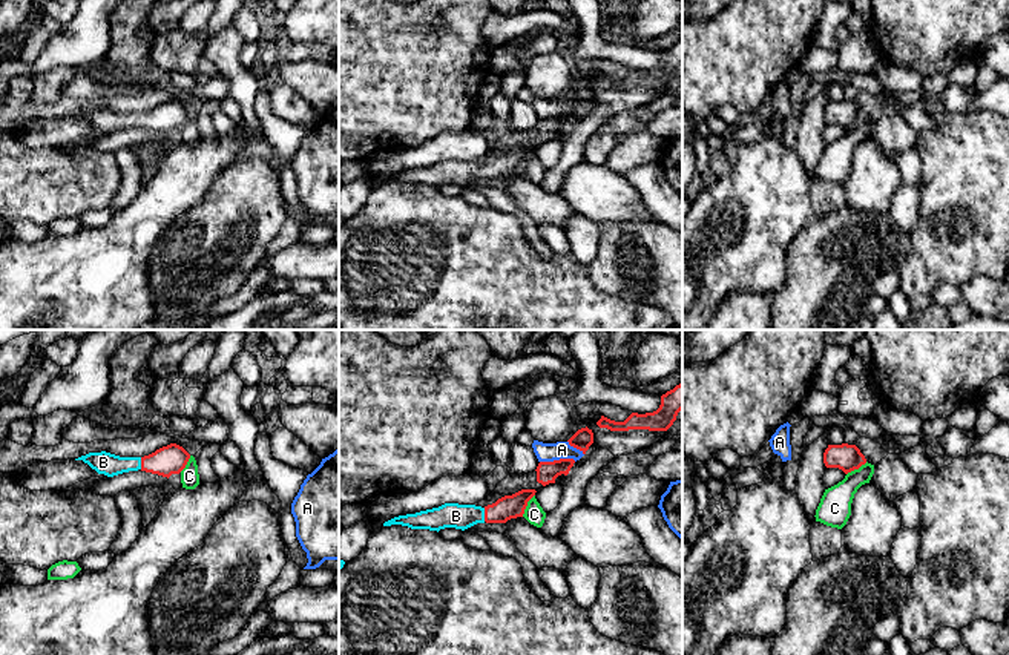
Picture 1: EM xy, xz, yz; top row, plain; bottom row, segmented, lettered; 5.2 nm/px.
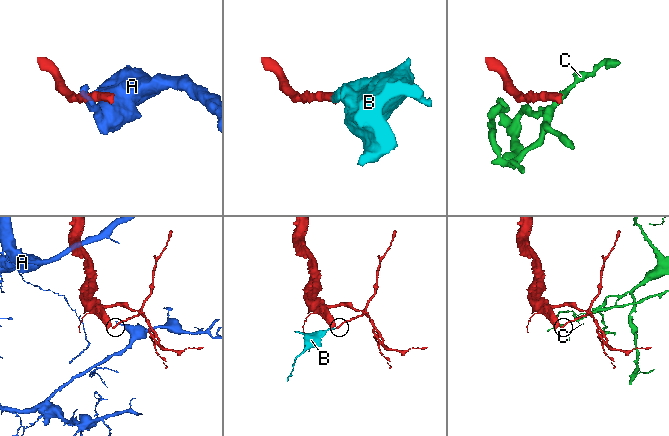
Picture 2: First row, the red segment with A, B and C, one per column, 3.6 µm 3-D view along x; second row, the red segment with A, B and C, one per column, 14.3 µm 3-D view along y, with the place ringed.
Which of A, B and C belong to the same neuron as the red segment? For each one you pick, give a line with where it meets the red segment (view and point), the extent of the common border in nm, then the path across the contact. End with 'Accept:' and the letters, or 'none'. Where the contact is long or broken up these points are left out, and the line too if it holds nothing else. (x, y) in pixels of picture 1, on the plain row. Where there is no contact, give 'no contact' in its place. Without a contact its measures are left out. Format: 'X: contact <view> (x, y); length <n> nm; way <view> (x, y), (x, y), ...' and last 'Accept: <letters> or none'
B: contact xz (485, 171); length 70 nm
Accept: B

